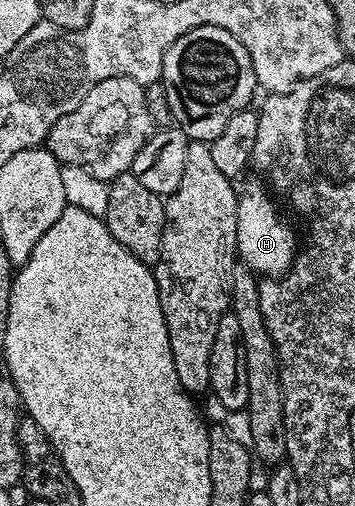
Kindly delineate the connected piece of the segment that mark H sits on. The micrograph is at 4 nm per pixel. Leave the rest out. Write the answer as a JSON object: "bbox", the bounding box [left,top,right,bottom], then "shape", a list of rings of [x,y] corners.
{"bbox":[237,185,297,276],"shape":[[[262,185],[239,194],[237,208],[237,258],[244,266],[259,276],[282,276],[286,274],[297,253],[297,238],[283,223],[277,207],[271,203],[272,195]]]}

